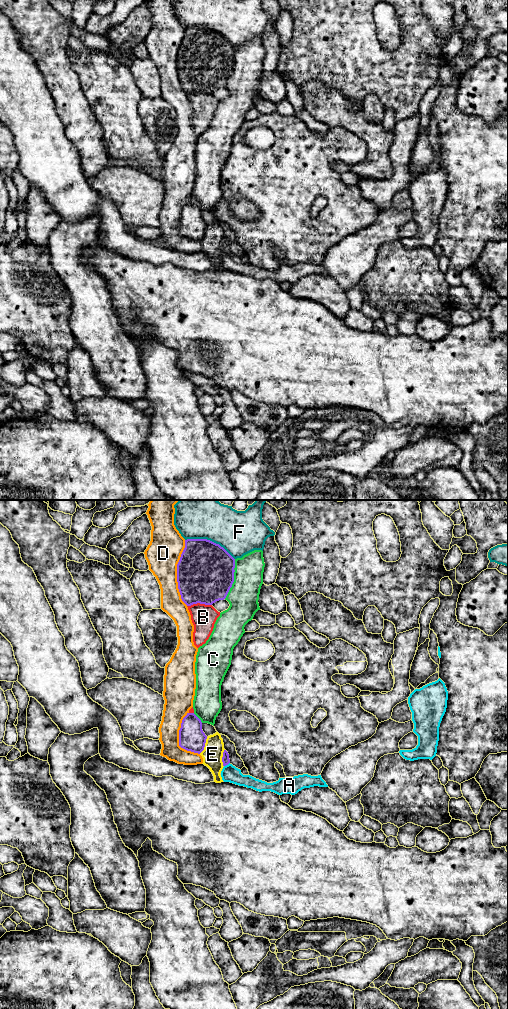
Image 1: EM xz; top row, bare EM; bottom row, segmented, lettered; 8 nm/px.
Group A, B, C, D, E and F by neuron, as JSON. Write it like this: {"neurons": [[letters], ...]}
{"neurons": [["A"], ["B"], ["C"], ["D"], ["E"], ["F"]]}

